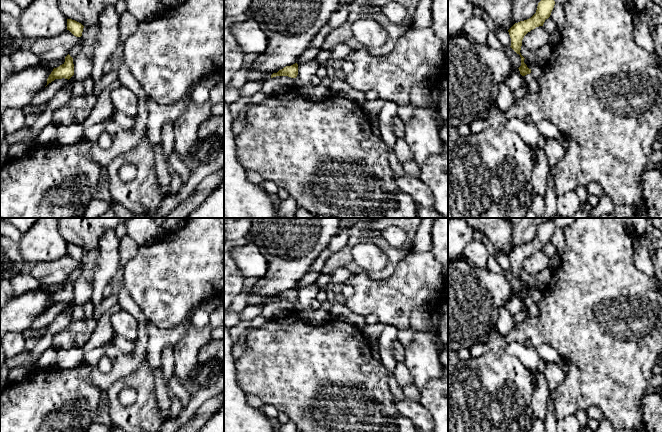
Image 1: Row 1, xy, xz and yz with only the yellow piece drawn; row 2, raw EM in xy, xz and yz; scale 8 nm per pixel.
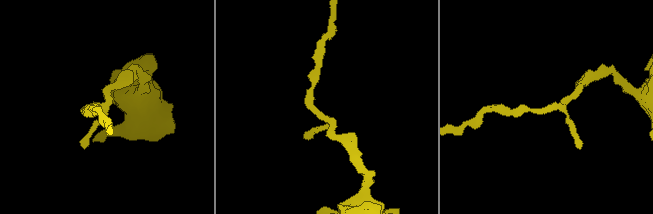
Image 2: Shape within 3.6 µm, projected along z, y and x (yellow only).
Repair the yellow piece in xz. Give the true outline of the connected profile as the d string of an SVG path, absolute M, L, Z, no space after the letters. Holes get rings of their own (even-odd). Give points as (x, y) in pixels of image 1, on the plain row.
M295 287L291 290L286 290L283 293L279 294L277 297L273 297L271 302L276 300L288 300L291 302L296 302L298 299L298 288Z

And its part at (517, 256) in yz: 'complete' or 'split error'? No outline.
complete

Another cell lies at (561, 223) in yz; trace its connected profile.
M554 218L553 223L555 228L564 229L569 226L575 218Z

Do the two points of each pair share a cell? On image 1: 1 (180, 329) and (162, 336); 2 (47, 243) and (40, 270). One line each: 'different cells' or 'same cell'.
1: same cell
2: different cells

